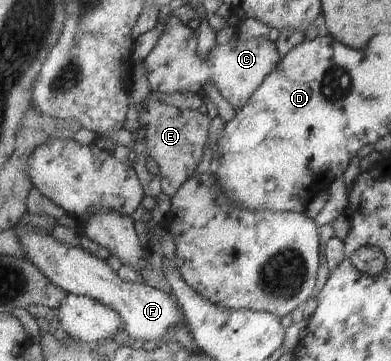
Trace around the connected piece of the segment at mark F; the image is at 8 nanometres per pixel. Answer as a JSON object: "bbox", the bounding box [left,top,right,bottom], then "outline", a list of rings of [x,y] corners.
{"bbox":[16,225,183,344],"outline":[[[21,225],[16,230],[23,250],[27,252],[29,260],[41,273],[68,293],[93,297],[114,308],[121,316],[123,327],[131,339],[156,340],[158,344],[161,344],[161,338],[167,334],[169,326],[181,320],[183,310],[175,297],[165,291],[153,288],[145,282],[124,281],[118,275],[118,271],[113,270],[105,260],[101,260],[84,248],[61,242],[43,230],[37,230],[37,228],[27,230]]]}

